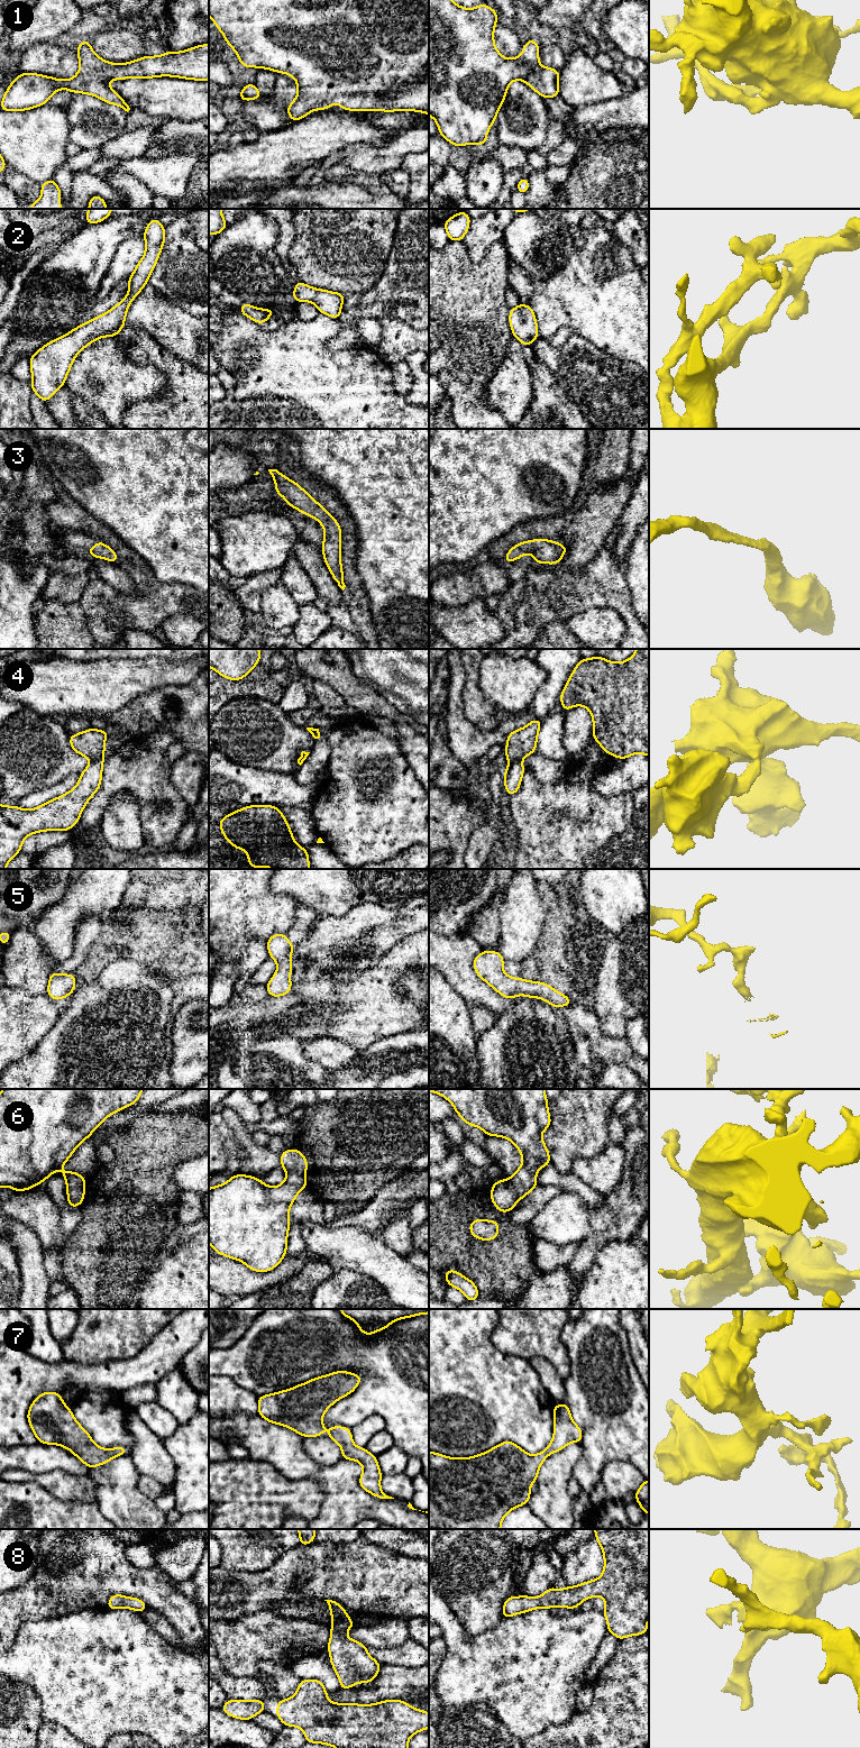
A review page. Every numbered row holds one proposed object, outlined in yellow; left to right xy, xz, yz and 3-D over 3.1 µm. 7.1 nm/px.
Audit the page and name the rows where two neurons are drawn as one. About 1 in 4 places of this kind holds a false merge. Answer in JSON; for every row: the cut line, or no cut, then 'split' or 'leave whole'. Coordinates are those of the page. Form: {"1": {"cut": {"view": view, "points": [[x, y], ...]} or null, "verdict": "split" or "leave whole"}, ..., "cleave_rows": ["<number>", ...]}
{"1": {"cut": null, "verdict": "leave whole"}, "2": {"cut": null, "verdict": "leave whole"}, "3": {"cut": null, "verdict": "leave whole"}, "4": {"cut": {"view": "yz", "points": [[520, 760], [512, 760], [510, 762]]}, "verdict": "split"}, "5": {"cut": null, "verdict": "leave whole"}, "6": {"cut": null, "verdict": "leave whole"}, "7": {"cut": null, "verdict": "leave whole"}, "8": {"cut": null, "verdict": "leave whole"}, "cleave_rows": ["4"]}

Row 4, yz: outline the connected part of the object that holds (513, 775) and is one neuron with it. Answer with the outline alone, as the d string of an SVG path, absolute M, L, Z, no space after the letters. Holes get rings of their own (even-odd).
M514 760L504 770L504 784L507 796L511 797L519 790L524 769L520 760Z

